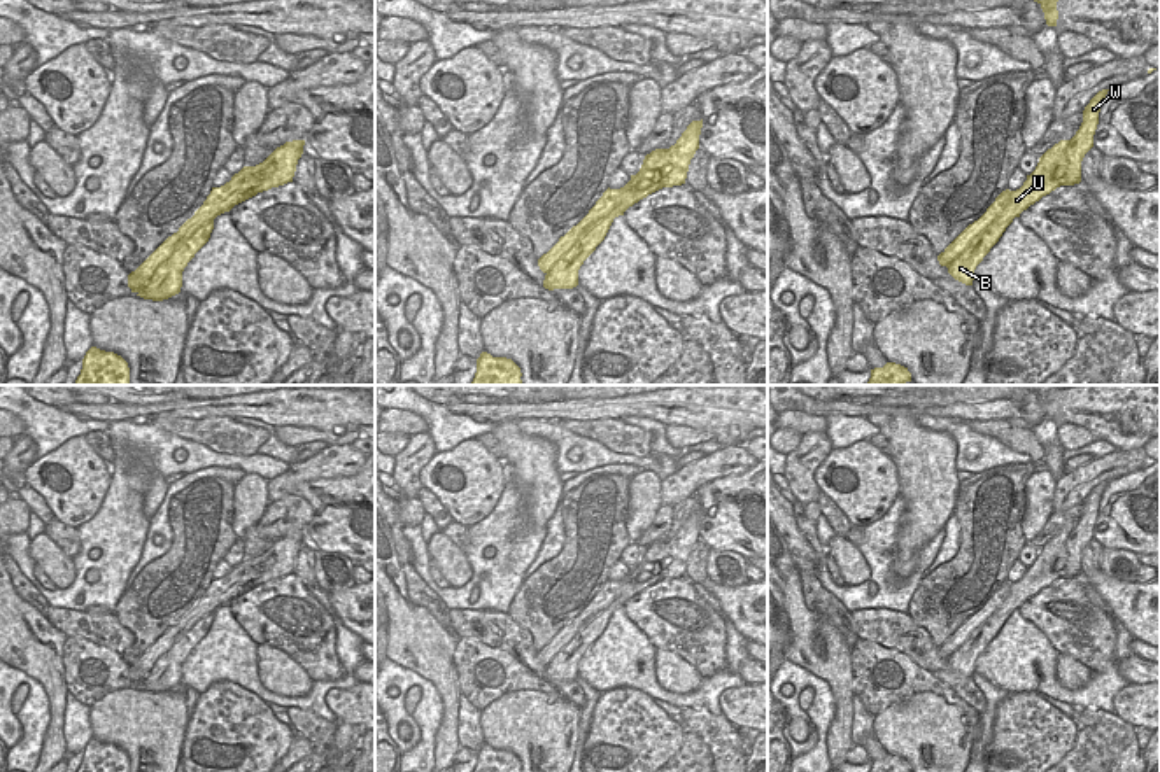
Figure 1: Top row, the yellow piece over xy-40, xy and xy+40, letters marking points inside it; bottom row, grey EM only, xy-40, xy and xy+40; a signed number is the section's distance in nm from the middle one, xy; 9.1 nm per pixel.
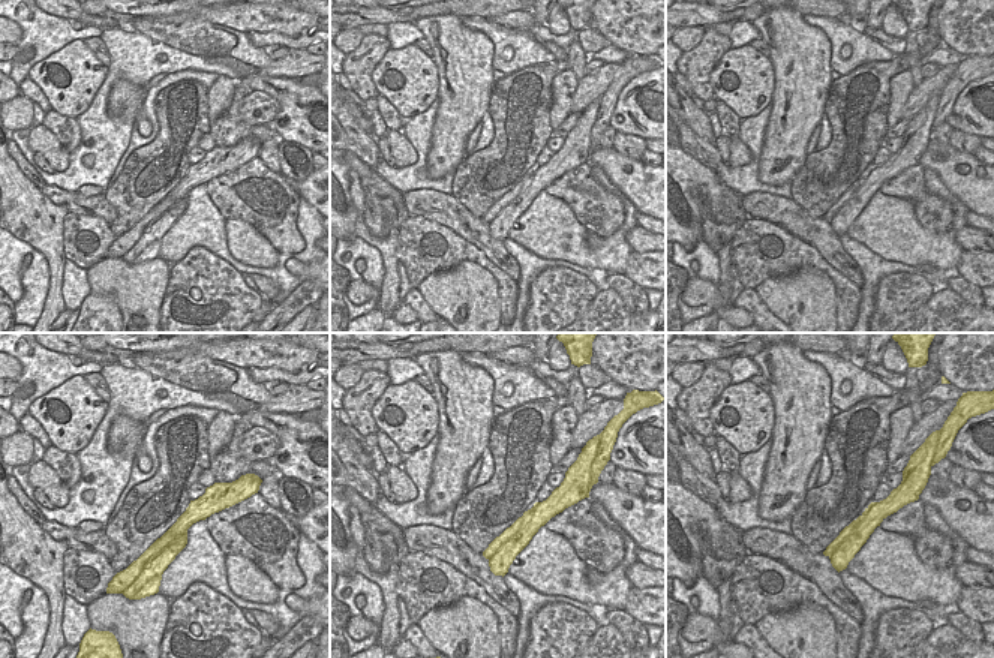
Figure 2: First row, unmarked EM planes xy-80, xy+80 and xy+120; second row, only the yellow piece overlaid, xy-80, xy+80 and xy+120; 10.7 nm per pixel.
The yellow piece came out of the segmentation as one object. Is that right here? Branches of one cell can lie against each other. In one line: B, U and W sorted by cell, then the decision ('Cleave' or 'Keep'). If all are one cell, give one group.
Groups: B U / W. Cleave

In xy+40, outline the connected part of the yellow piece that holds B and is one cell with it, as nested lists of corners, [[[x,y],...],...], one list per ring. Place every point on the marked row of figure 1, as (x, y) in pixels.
[[[1060,140],[1051,149],[1048,149],[1039,158],[1036,170],[1027,175],[1023,186],[1013,191],[1011,201],[1004,212],[981,235],[978,235],[951,264],[946,266],[948,273],[955,280],[973,285],[976,266],[999,242],[1013,219],[1020,217],[1023,210],[1039,201],[1043,196],[1060,187],[1058,180],[1067,173],[1069,168],[1065,154],[1069,144],[1071,140]]]

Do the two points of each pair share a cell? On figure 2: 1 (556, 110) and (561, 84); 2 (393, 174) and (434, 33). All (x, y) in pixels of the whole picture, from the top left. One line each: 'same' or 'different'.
1: same
2: different

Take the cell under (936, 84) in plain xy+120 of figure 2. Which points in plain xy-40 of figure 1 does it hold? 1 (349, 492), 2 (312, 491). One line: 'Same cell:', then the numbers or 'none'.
Same cell: none

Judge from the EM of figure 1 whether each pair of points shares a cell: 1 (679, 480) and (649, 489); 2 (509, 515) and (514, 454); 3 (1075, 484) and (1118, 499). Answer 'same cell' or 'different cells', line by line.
1: different cells
2: different cells
3: different cells

